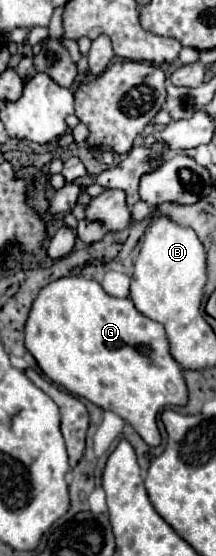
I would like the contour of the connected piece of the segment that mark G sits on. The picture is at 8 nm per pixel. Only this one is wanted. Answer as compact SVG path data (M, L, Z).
M62 277L48 283L32 303L30 317L26 321L26 349L38 361L42 373L56 385L66 387L102 409L110 409L128 421L138 435L152 447L160 445L160 433L156 425L156 415L162 407L188 403L186 381L182 377L182 367L174 361L168 351L166 331L158 321L142 315L132 299L118 299L108 295L100 283L88 281L84 277Z

